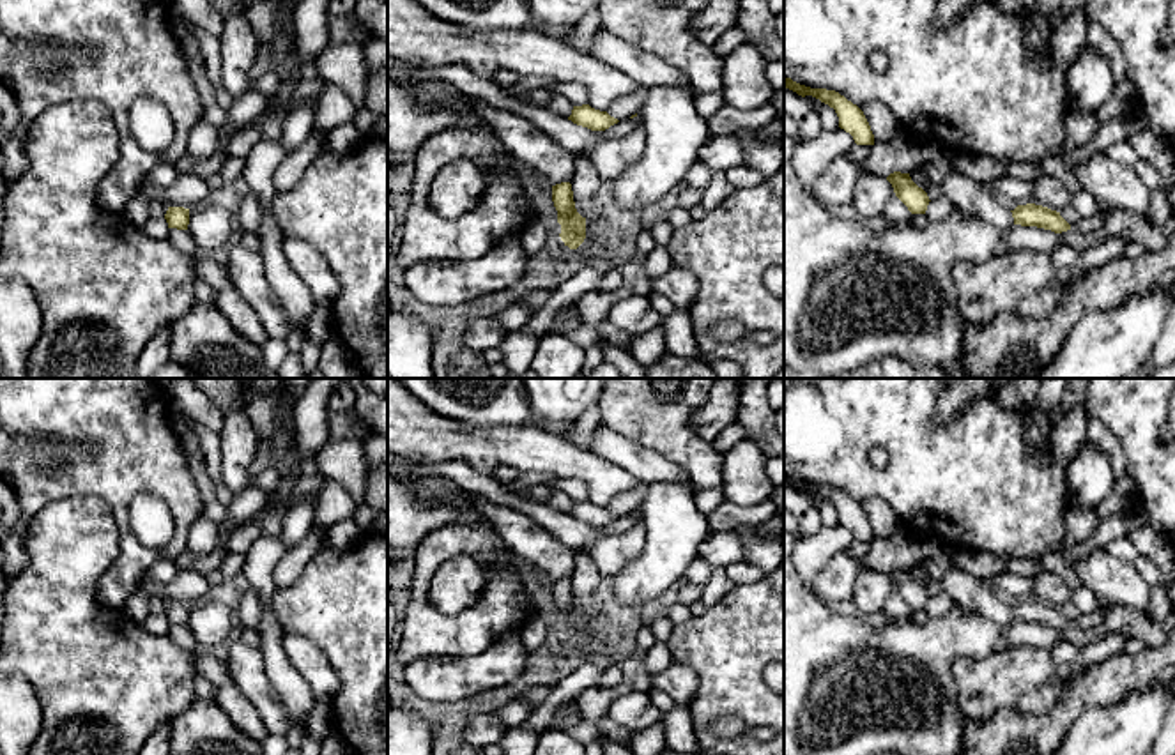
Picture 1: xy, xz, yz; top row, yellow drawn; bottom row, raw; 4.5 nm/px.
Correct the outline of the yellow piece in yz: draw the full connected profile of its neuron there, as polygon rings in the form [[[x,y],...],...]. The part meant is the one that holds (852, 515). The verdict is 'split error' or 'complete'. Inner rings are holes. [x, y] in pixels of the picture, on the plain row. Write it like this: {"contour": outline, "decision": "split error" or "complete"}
{"contour": [[[784,474],[784,483],[802,493],[812,492],[833,504],[839,513],[839,523],[849,529],[856,541],[874,541],[874,530],[864,507],[839,488],[826,484],[810,484],[793,477],[791,474]]], "decision": "complete"}

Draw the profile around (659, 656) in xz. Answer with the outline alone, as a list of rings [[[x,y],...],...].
[[[657,642],[644,658],[644,667],[651,679],[672,663],[674,658],[669,645],[662,642]]]

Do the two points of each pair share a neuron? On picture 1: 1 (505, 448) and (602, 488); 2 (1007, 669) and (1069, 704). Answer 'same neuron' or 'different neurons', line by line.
1: same neuron
2: different neurons

